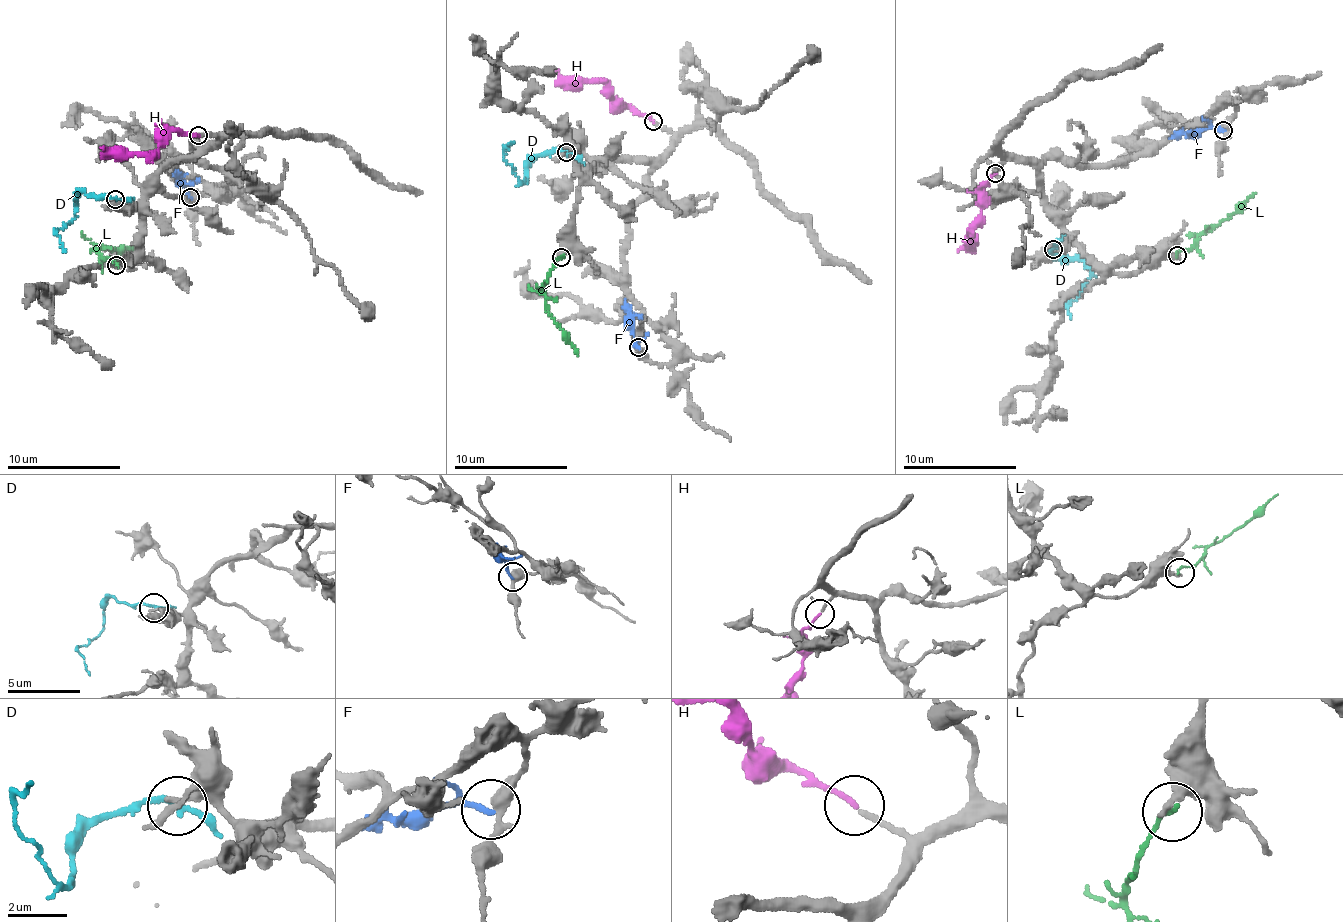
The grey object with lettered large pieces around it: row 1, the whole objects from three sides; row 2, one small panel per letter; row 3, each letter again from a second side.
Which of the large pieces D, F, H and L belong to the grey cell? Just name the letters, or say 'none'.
H

